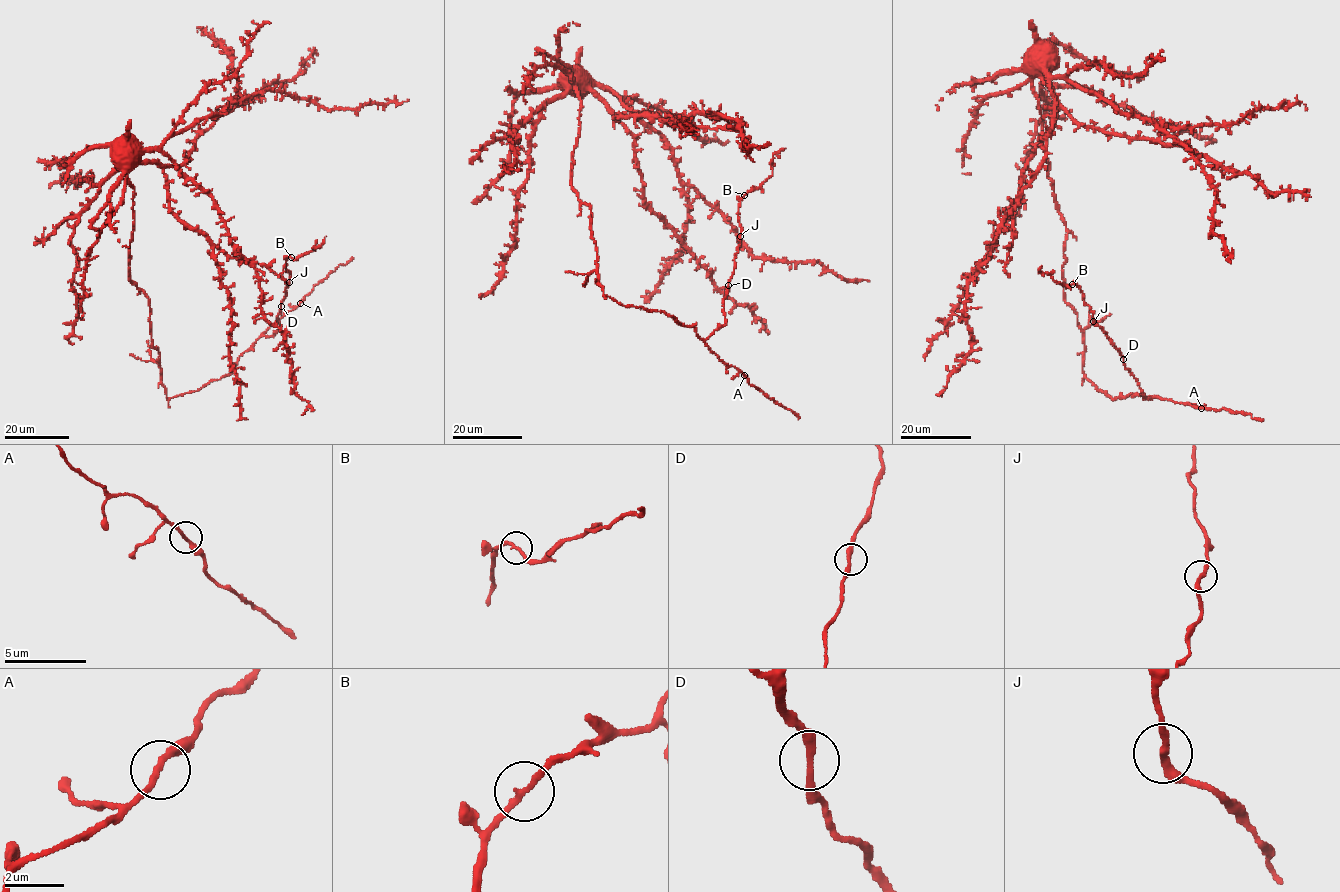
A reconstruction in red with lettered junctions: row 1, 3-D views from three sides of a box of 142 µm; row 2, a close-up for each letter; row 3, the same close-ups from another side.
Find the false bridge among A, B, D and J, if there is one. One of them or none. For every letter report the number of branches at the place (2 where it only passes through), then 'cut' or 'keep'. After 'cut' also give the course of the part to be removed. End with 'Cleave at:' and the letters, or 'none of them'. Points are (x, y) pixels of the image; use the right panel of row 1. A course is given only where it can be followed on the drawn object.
A: 2 | keep
B: 2 | keep
D: 2 | keep
J: 2 | keep
Cleave at: none of them

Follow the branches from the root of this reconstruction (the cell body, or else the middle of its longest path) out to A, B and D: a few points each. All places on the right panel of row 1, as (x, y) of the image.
A: (1064, 220), (1065, 300), (1076, 314), (1083, 334), (1085, 378), (1097, 391), (1113, 399), (1136, 393), (1201, 408)
B: (1064, 220), (1065, 300), (1083, 334), (1085, 378), (1113, 399), (1153, 398), (1143, 396), (1072, 284)
D: (1064, 220), (1065, 300), (1083, 334), (1085, 378), (1113, 399), (1136, 393), (1153, 398), (1143, 396), (1123, 359)

